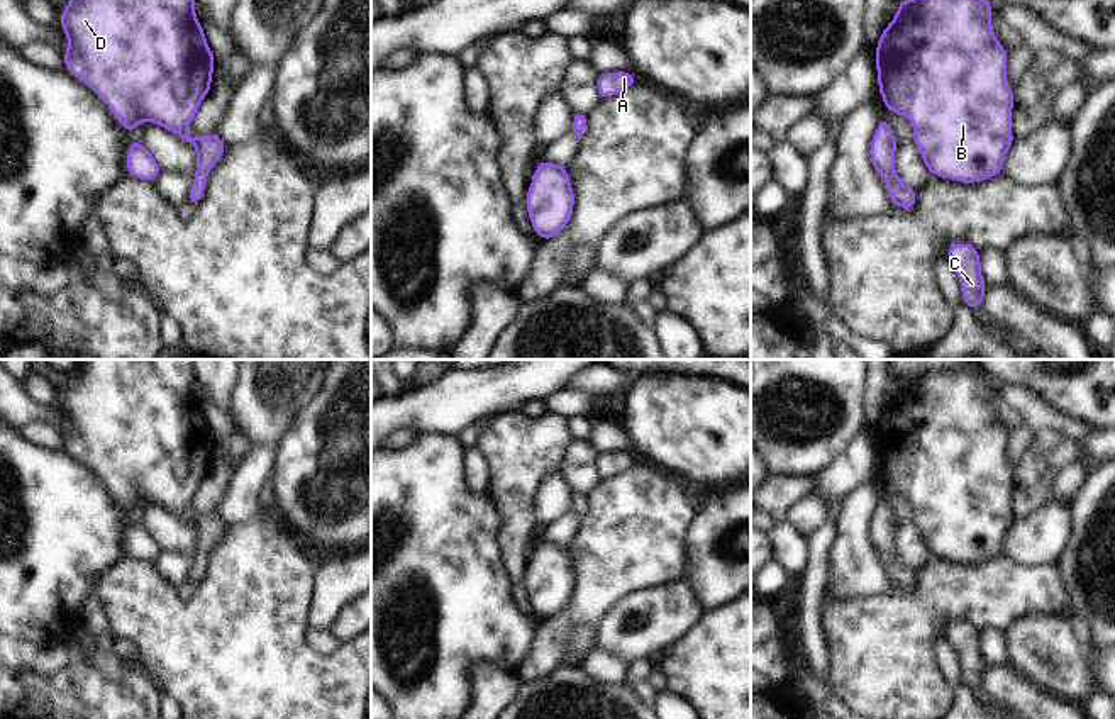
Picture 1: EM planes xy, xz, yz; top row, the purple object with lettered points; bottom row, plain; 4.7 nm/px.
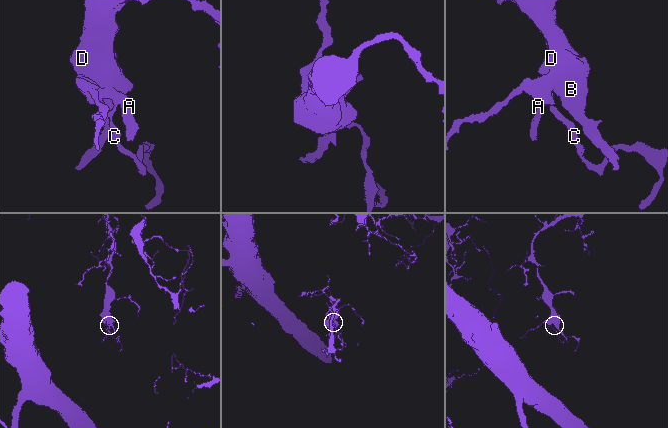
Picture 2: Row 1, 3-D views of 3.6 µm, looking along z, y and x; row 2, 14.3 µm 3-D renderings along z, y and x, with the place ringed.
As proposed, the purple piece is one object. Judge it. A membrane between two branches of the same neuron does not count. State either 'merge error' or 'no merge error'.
no merge error

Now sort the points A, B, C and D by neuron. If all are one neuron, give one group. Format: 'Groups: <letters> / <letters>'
Groups: A B C D

